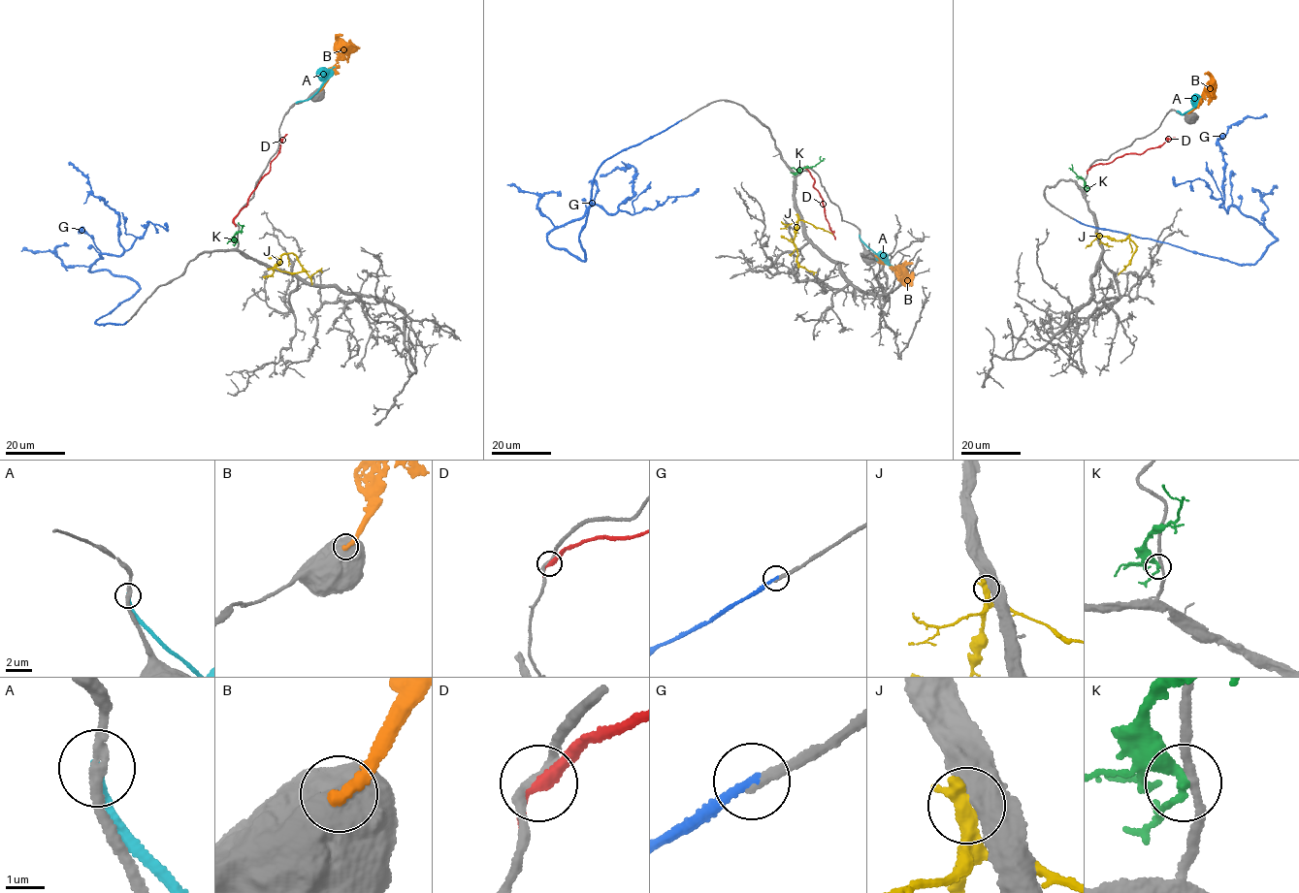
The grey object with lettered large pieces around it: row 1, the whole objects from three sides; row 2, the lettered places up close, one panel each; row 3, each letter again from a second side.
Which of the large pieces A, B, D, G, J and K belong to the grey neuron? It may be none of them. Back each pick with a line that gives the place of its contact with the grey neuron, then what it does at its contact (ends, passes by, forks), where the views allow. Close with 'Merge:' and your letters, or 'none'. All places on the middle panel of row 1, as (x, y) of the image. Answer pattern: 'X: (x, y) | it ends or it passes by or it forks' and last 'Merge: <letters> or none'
G: (680, 120) | it ends
Merge: G

